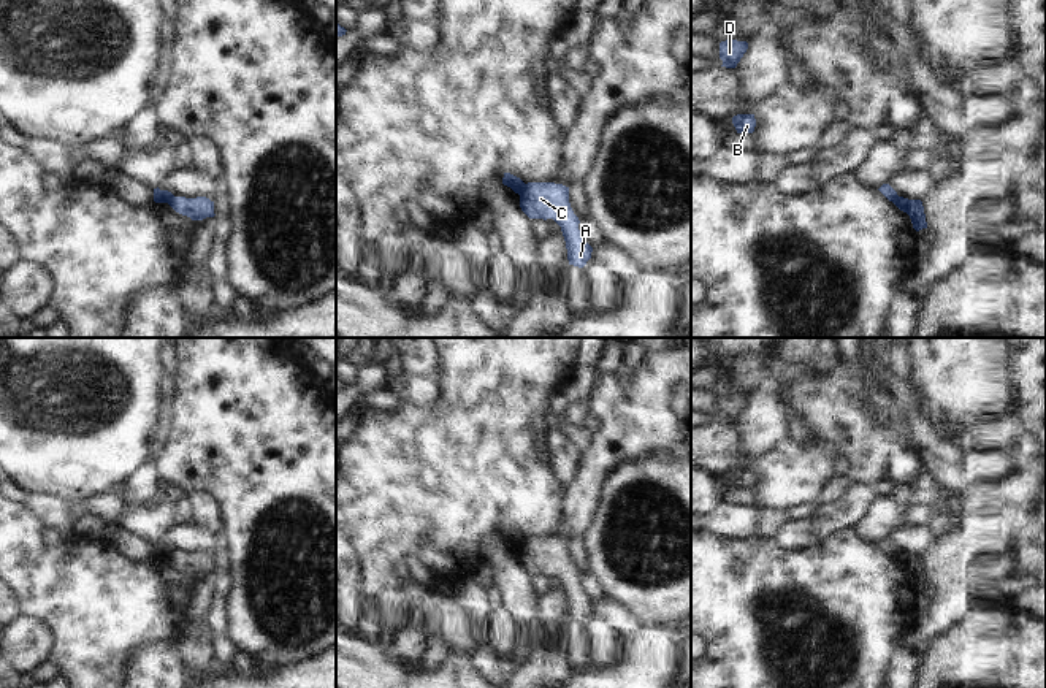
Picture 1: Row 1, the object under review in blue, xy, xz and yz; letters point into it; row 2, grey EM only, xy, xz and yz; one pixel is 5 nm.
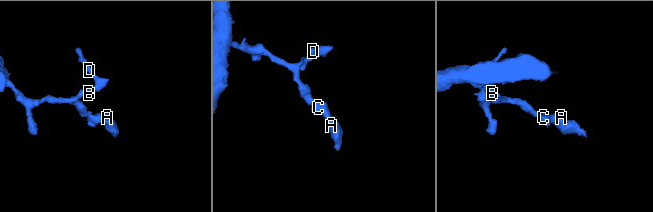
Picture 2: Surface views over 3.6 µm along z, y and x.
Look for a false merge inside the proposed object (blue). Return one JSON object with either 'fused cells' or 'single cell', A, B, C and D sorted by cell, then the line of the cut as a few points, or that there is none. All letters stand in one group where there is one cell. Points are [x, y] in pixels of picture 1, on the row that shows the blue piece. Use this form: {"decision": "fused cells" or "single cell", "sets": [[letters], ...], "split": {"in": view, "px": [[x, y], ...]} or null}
{"decision": "fused cells", "sets": [["A", "C"], ["B", "D"]], "split": {"in": "xz", "px": [[526, 184], [517, 192]]}}

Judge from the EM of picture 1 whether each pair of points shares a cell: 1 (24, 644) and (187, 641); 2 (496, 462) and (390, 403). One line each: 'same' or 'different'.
1: different
2: different

